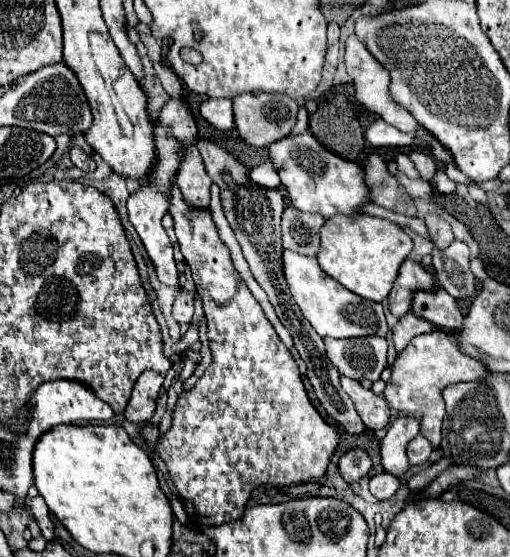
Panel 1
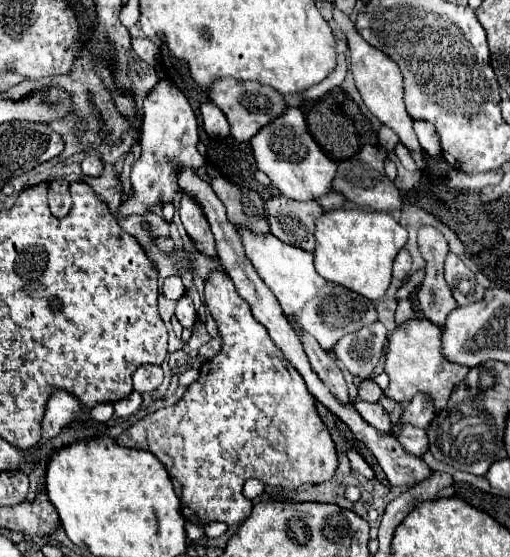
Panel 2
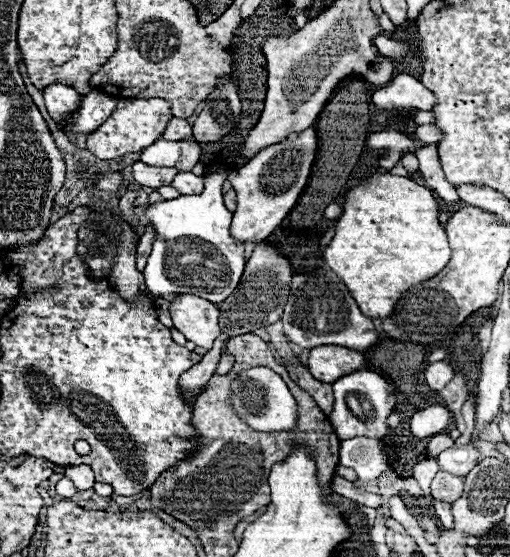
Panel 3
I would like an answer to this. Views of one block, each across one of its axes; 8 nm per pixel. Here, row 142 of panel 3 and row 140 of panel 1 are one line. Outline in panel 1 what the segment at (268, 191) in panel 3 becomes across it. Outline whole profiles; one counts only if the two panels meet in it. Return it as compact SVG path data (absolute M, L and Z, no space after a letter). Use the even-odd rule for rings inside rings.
M308 130L276 140L266 150L282 186L288 190L290 204L298 210L318 212L324 218L332 218L336 214L356 214L358 208L368 202L368 186L364 184L362 168L356 162L326 150Z

